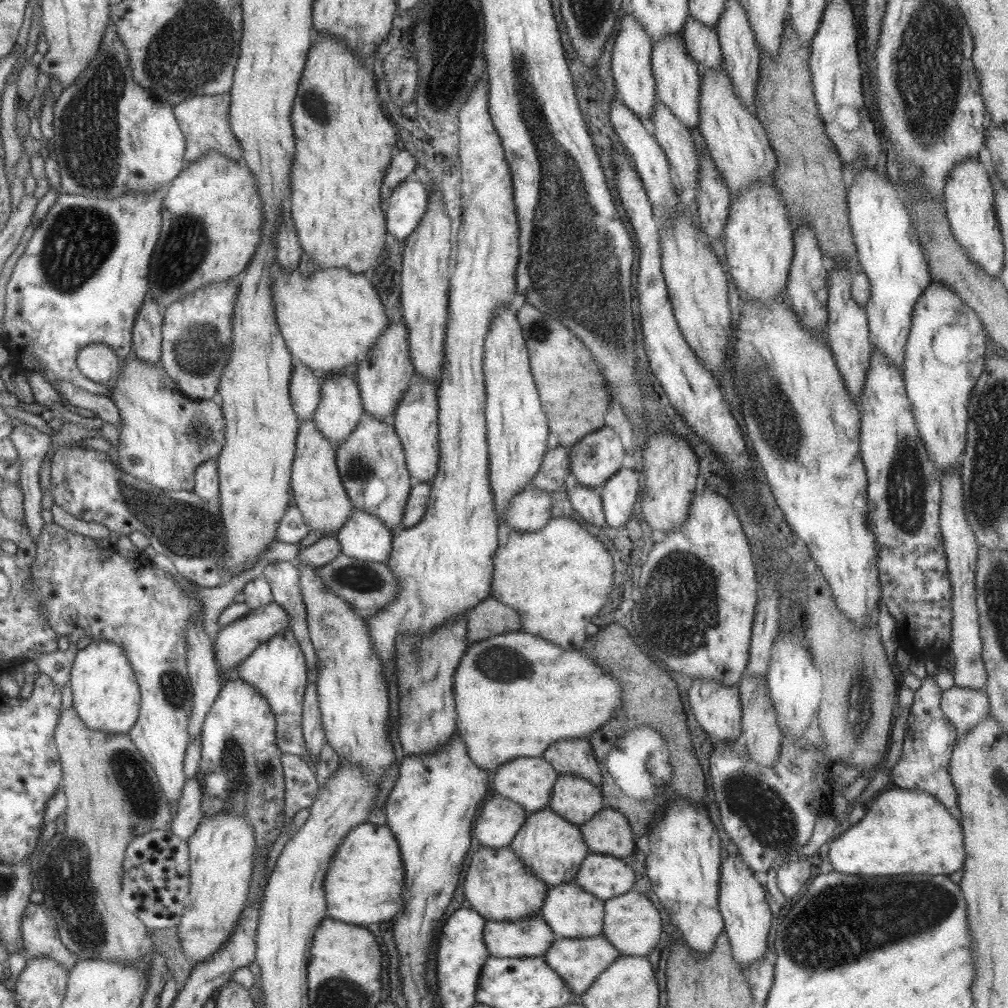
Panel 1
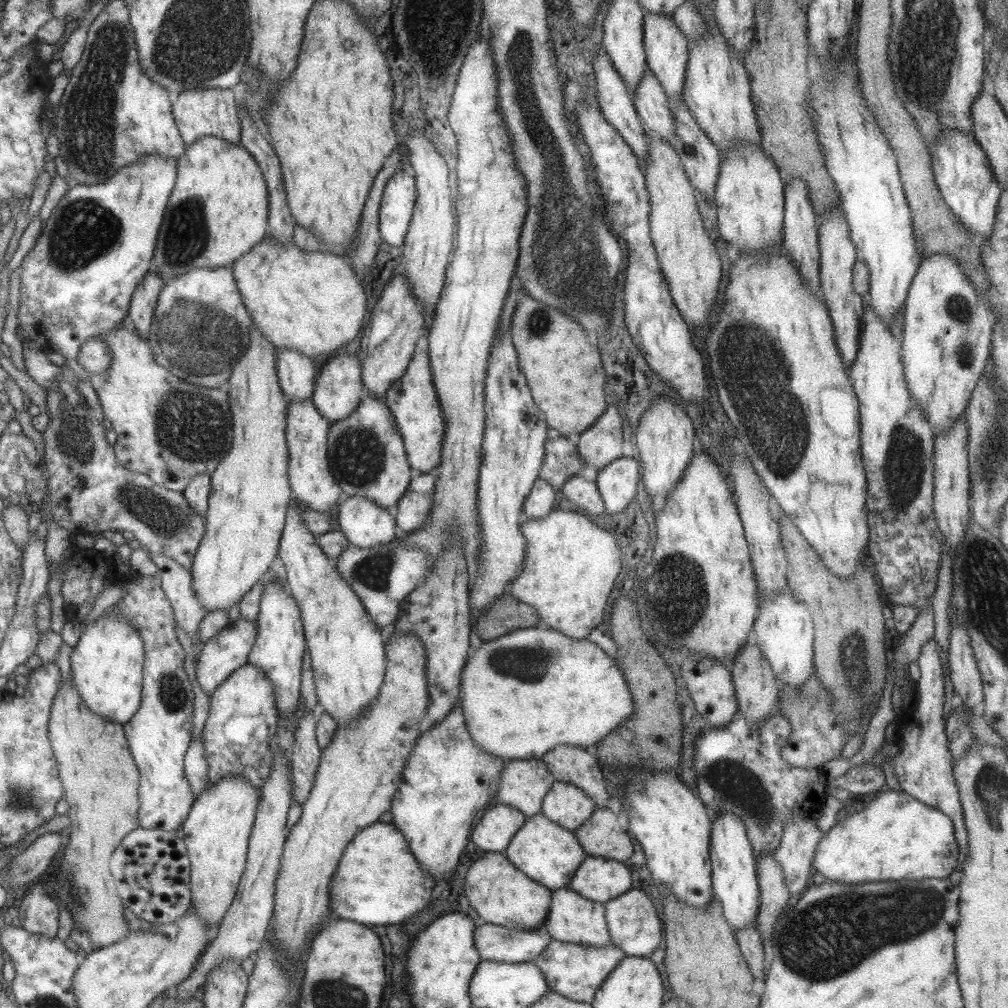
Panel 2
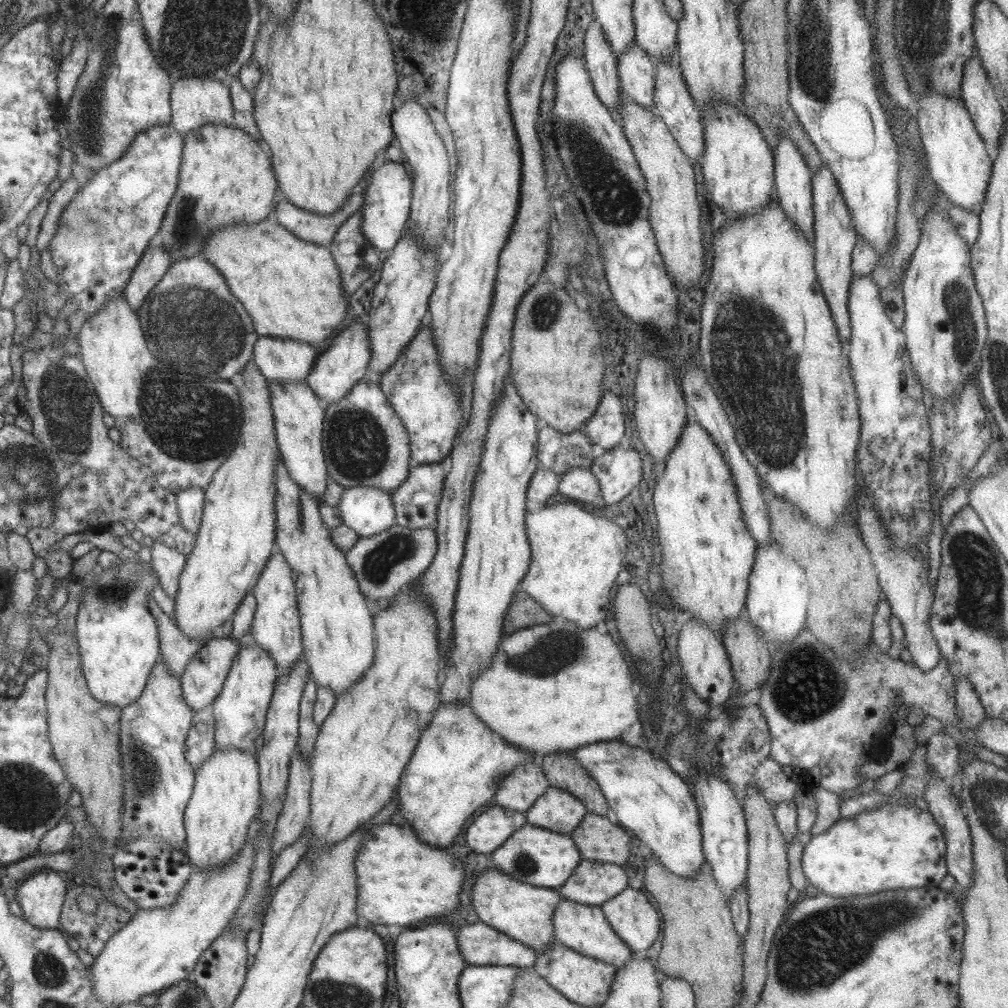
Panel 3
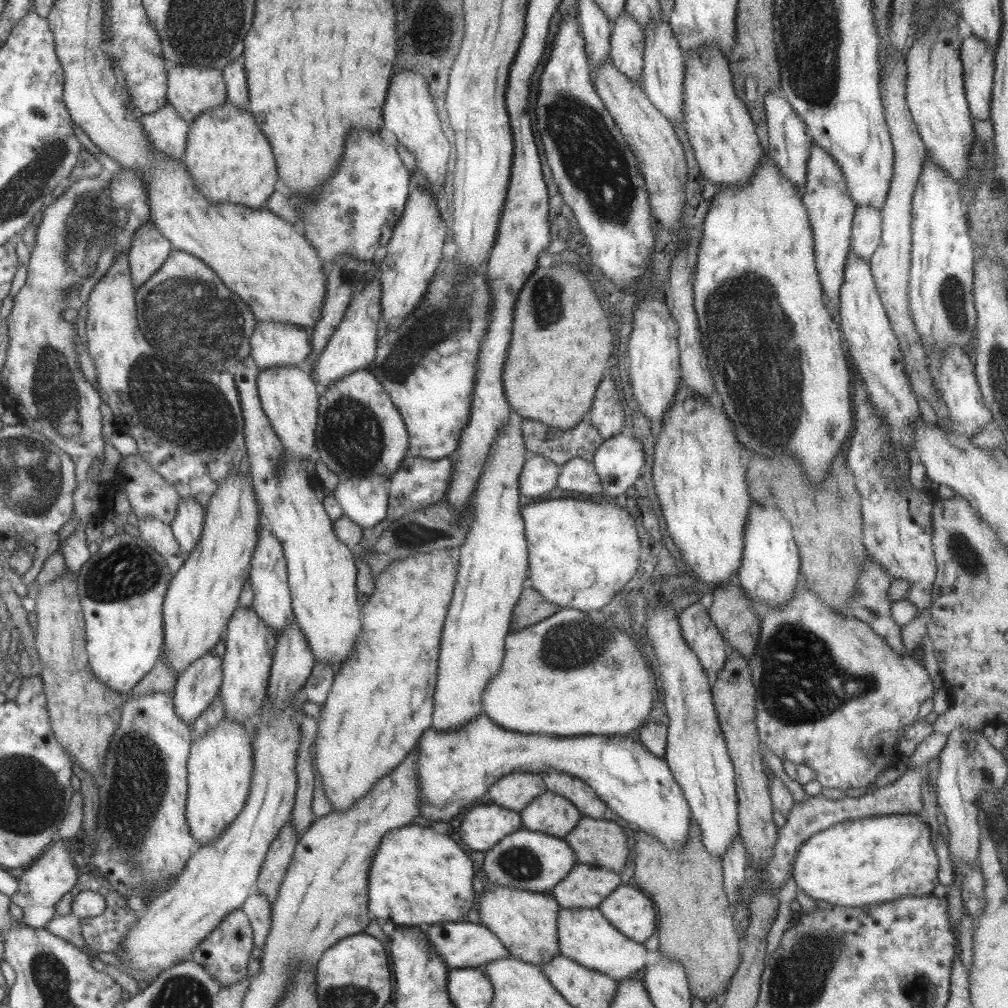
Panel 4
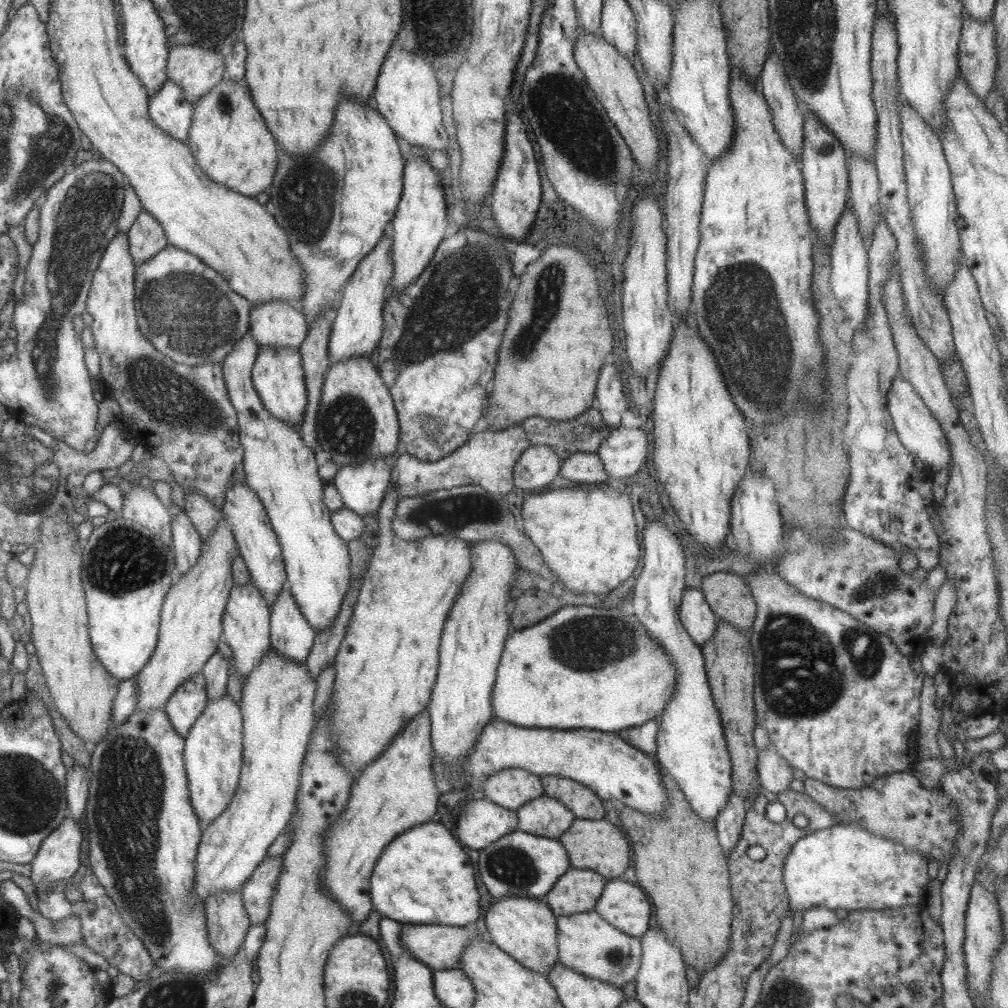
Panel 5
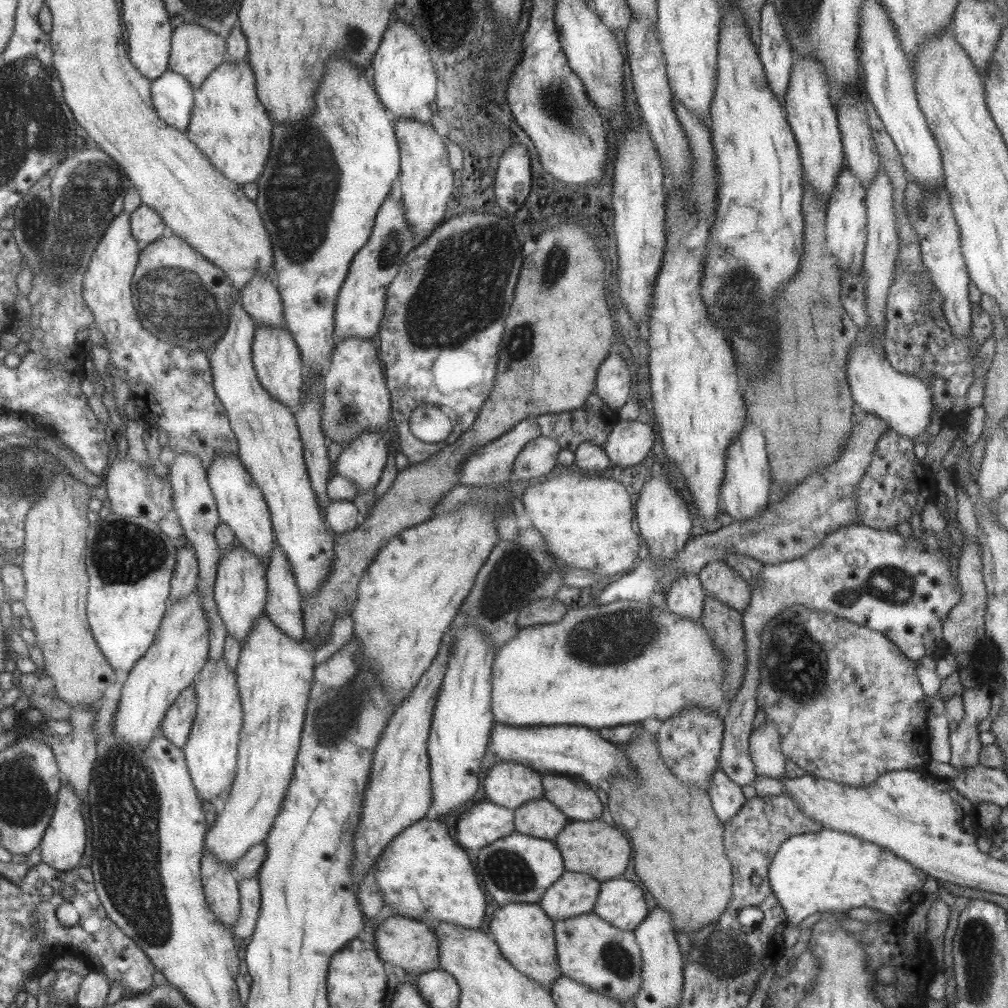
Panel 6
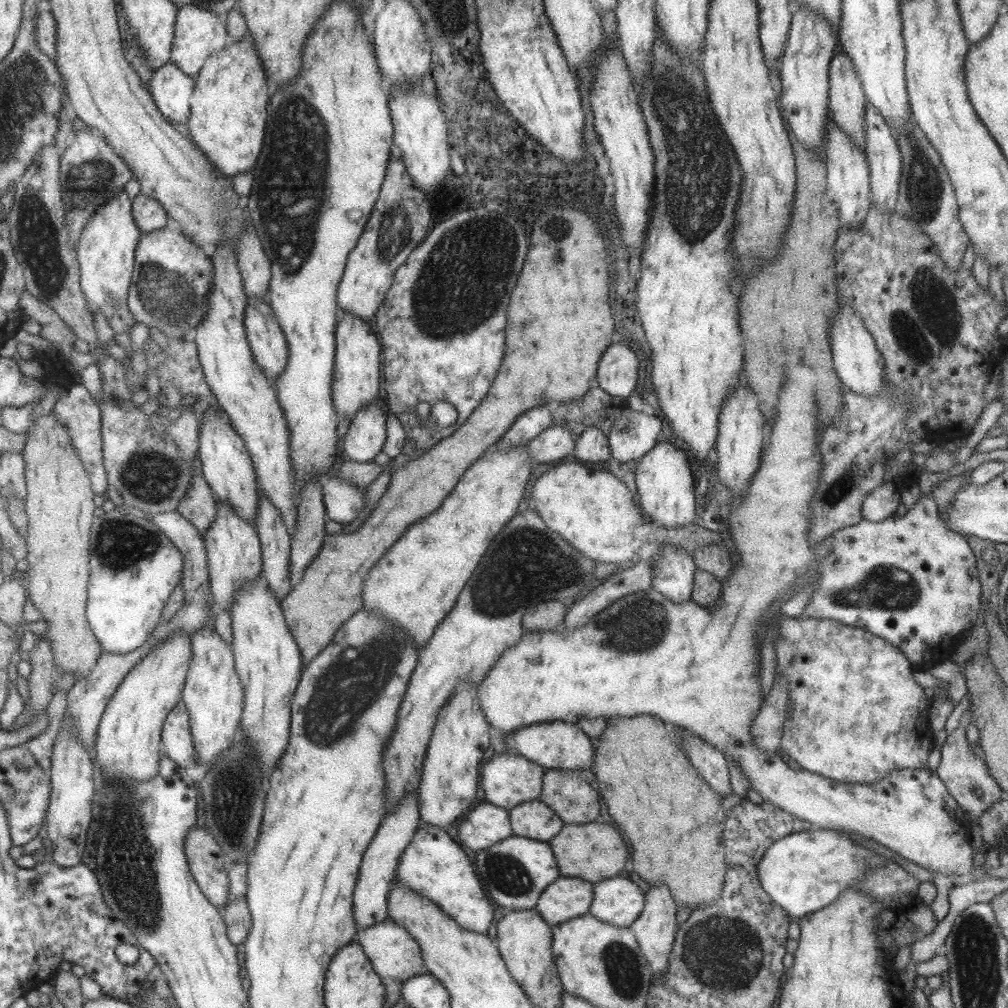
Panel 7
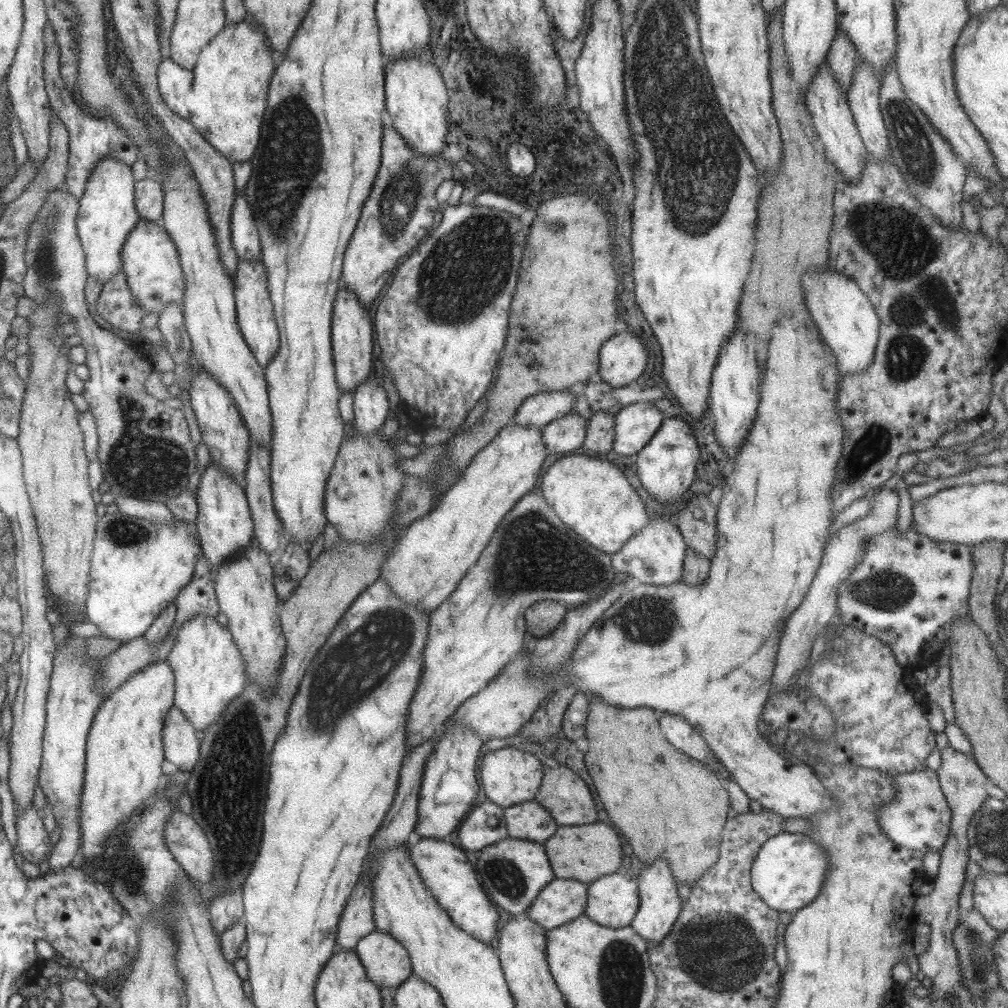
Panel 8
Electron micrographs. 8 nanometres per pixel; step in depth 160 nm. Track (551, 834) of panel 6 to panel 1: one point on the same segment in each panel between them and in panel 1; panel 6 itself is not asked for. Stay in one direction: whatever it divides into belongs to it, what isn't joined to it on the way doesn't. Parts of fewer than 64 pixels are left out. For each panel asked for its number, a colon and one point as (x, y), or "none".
1: (573, 798)
2: (564, 804)
3: (556, 810)
4: (551, 814)
5: (543, 816)

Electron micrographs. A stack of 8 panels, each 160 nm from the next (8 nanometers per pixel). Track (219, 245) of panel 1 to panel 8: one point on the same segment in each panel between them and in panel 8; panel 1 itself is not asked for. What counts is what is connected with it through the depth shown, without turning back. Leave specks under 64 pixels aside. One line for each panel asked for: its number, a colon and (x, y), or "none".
2: (218, 207)
3: (225, 177)
4: (229, 159)
5: (228, 138)
6: (227, 124)
7: (227, 115)
8: (231, 75)

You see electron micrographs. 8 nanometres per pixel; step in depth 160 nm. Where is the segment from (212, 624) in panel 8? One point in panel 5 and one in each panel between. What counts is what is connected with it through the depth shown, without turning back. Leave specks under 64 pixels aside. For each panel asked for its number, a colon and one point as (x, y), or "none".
5: (212, 753)
6: (210, 752)
7: (212, 693)

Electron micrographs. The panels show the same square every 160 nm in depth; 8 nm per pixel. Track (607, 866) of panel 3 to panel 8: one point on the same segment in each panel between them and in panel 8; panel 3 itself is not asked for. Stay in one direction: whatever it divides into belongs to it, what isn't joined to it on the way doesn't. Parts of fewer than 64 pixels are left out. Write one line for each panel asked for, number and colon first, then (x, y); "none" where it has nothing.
4: (584, 886)
5: (577, 891)
6: (572, 894)
7: (565, 898)
8: (560, 900)

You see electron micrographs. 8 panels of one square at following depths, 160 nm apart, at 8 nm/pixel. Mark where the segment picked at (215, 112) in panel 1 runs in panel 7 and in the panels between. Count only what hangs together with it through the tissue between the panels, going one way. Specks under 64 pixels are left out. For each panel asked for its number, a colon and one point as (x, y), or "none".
2: (197, 113)
3: (194, 101)
4: (191, 90)
5: (195, 70)
6: (195, 52)
7: (198, 33)

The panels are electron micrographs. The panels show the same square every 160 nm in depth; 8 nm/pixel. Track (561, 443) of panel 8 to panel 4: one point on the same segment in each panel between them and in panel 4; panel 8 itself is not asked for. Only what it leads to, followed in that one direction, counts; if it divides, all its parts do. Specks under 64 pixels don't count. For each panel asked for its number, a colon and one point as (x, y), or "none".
4: (538, 476)
5: (537, 465)
6: (537, 458)
7: (554, 443)

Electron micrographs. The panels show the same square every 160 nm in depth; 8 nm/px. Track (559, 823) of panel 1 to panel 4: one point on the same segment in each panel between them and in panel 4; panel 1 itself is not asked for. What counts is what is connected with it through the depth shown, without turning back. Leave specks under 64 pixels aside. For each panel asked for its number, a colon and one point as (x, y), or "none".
2: (548, 854)
3: (536, 856)
4: (526, 860)

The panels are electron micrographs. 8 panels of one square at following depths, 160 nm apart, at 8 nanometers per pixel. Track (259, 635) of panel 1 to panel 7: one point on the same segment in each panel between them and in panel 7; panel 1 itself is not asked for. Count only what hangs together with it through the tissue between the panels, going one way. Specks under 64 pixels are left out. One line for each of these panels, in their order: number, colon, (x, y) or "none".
2: (219, 655)
3: (200, 682)
4: (194, 688)
5: (188, 700)
6: (175, 726)
7: (176, 738)

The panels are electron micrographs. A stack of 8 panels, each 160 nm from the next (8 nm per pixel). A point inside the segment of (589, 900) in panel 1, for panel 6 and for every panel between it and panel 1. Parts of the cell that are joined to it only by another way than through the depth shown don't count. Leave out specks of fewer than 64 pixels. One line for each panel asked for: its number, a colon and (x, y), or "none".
2: (571, 918)
3: (584, 929)
4: (585, 936)
5: (587, 944)
6: (591, 952)

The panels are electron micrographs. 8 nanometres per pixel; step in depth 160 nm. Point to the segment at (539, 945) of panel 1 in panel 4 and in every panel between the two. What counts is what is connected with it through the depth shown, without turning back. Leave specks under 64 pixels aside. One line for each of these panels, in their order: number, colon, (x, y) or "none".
2: (495, 943)
3: (480, 944)
4: (460, 944)

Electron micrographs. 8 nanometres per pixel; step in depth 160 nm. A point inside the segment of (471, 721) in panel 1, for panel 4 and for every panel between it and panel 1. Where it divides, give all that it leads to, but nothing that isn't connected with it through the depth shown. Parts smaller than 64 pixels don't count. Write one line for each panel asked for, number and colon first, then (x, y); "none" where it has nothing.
2: (575, 694)
3: (554, 687)
4: (566, 675)

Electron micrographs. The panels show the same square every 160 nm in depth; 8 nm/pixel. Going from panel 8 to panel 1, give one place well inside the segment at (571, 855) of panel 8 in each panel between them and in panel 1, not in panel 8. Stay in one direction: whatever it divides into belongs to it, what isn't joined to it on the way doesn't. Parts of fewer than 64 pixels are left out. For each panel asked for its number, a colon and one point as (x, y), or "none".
1: (607, 832)
2: (600, 835)
3: (597, 839)
4: (598, 842)
5: (596, 845)
6: (593, 848)
7: (591, 851)

